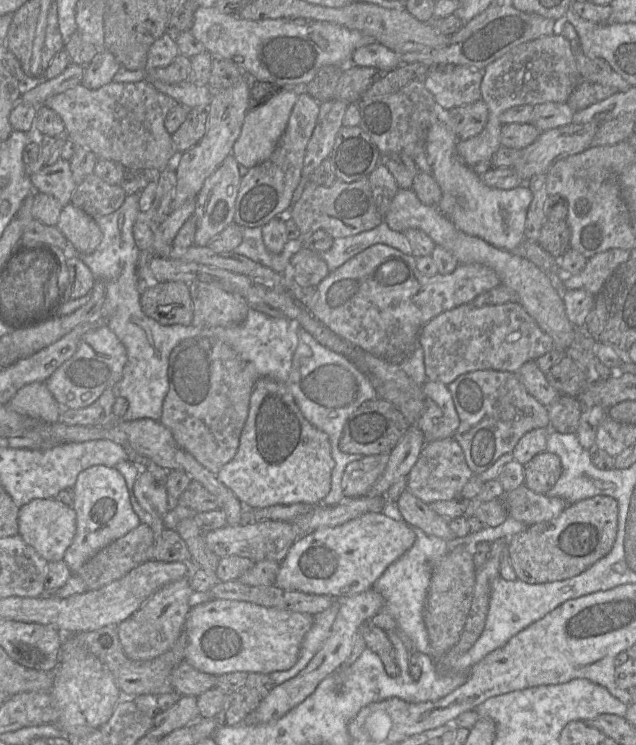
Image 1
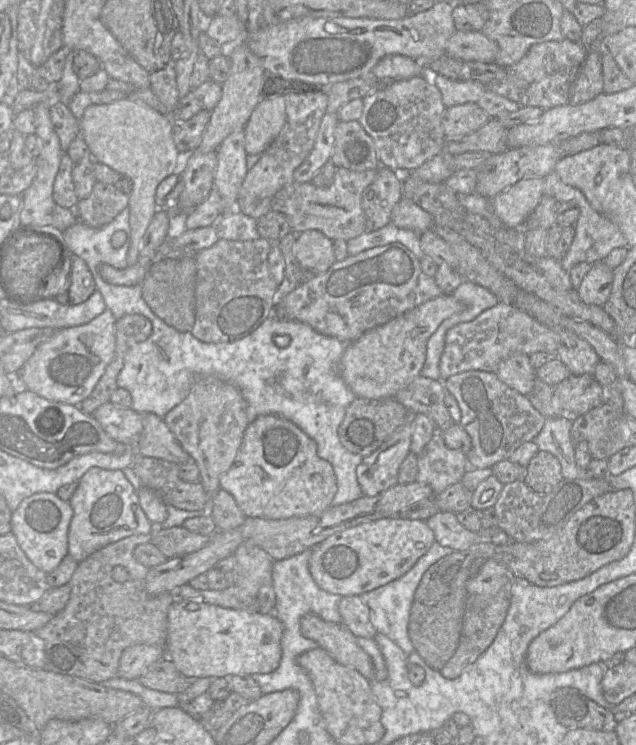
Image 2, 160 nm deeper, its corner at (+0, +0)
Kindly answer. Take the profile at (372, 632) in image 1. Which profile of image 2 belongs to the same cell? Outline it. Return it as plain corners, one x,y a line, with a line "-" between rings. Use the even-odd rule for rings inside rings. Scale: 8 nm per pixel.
343,596
339,603
339,612
342,623
356,637
371,639
376,636
370,609
359,596

